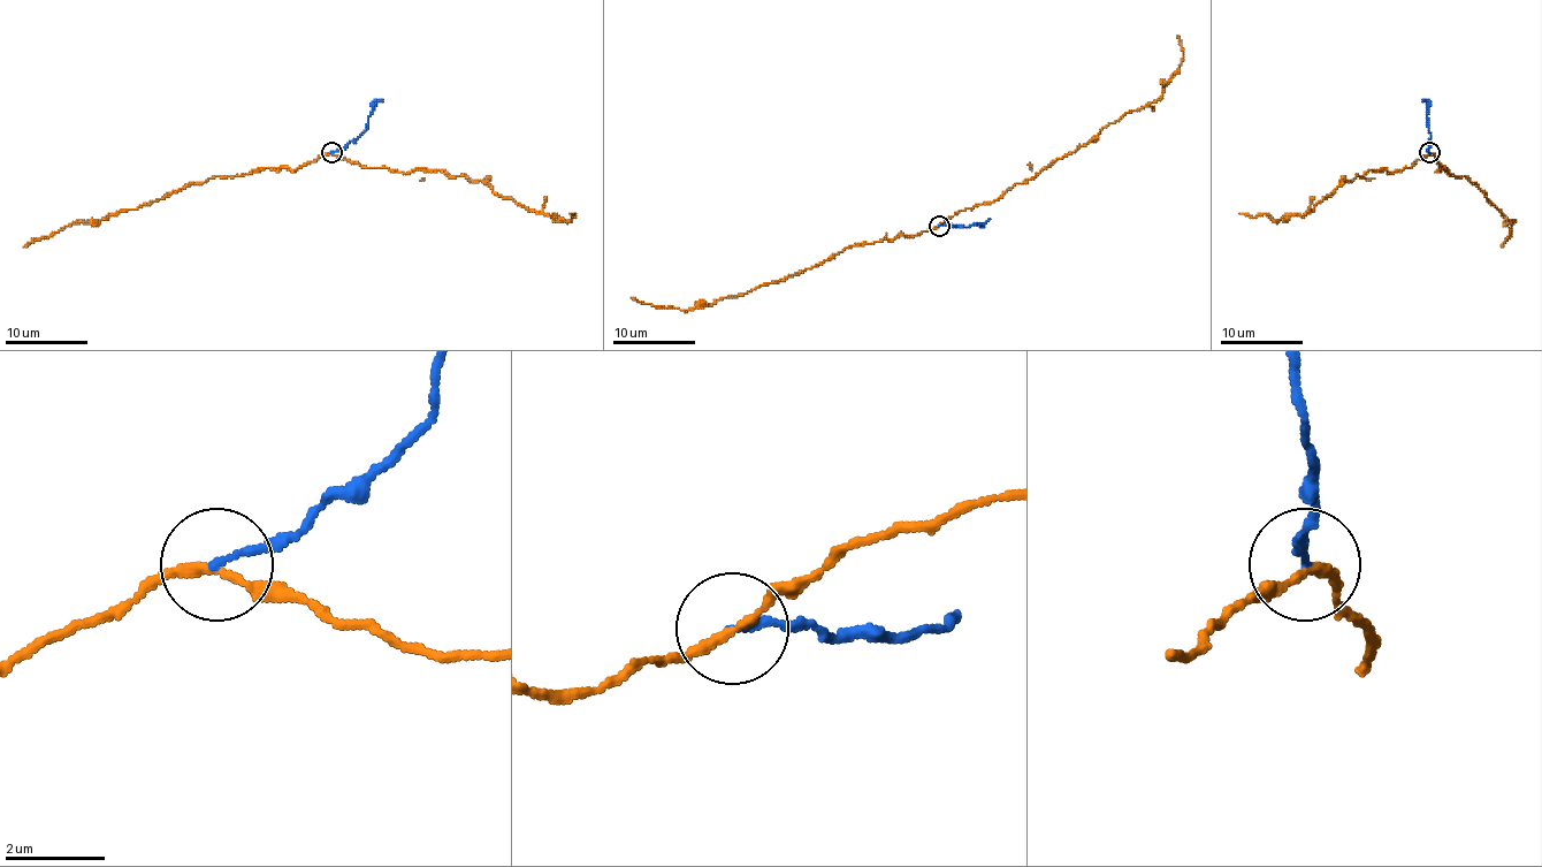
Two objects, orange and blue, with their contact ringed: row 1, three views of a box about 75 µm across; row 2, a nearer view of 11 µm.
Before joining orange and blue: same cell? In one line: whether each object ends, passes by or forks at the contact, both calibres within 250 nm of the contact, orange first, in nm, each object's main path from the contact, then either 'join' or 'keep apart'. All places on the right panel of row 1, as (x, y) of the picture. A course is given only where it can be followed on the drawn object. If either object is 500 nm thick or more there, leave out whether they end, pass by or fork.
orange passes by; blue ends there; 170 nm thick on the orange side, 140 nm on the other; orange runs (1428, 153), (1439, 164), (1439, 169), (1445, 168), (1449, 174), (1466, 176), (1474, 182), (1513, 223), (1501, 246); blue runs (1428, 153), (1430, 132), (1422, 99); keep apart

